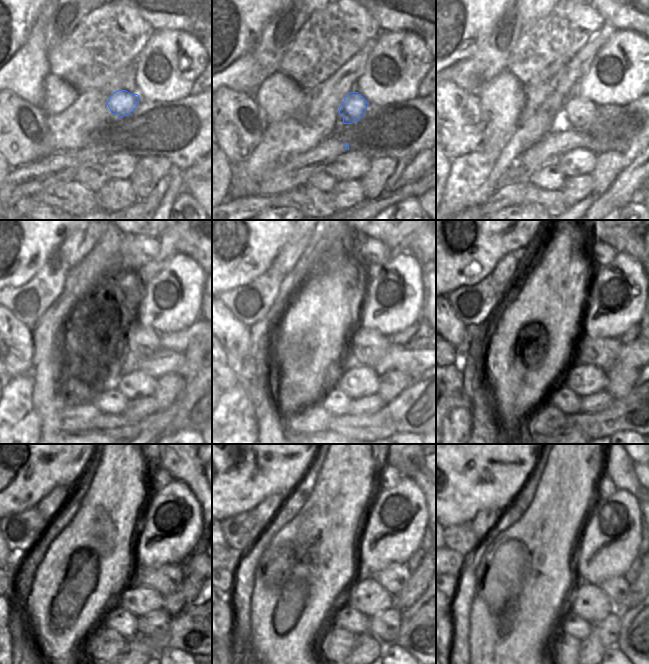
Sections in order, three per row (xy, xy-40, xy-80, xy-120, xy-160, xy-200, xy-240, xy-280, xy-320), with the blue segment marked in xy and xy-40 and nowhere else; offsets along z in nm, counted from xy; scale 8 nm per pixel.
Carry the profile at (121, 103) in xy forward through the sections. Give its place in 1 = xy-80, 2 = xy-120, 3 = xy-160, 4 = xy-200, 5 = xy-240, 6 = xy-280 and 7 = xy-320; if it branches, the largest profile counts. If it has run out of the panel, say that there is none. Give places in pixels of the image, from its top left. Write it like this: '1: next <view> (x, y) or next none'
1: next xy-80 (579, 112)
2: next xy-120 (140, 343)
3: next xy-160 (366, 347)
4: next xy-200 (602, 352)
5: next xy-240 (165, 579)
6: next xy-280 (393, 578)
7: next xy-320 (617, 588)

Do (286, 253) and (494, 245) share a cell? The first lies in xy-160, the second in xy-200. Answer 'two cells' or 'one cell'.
two cells

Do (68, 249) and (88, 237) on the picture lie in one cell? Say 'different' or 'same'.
same

